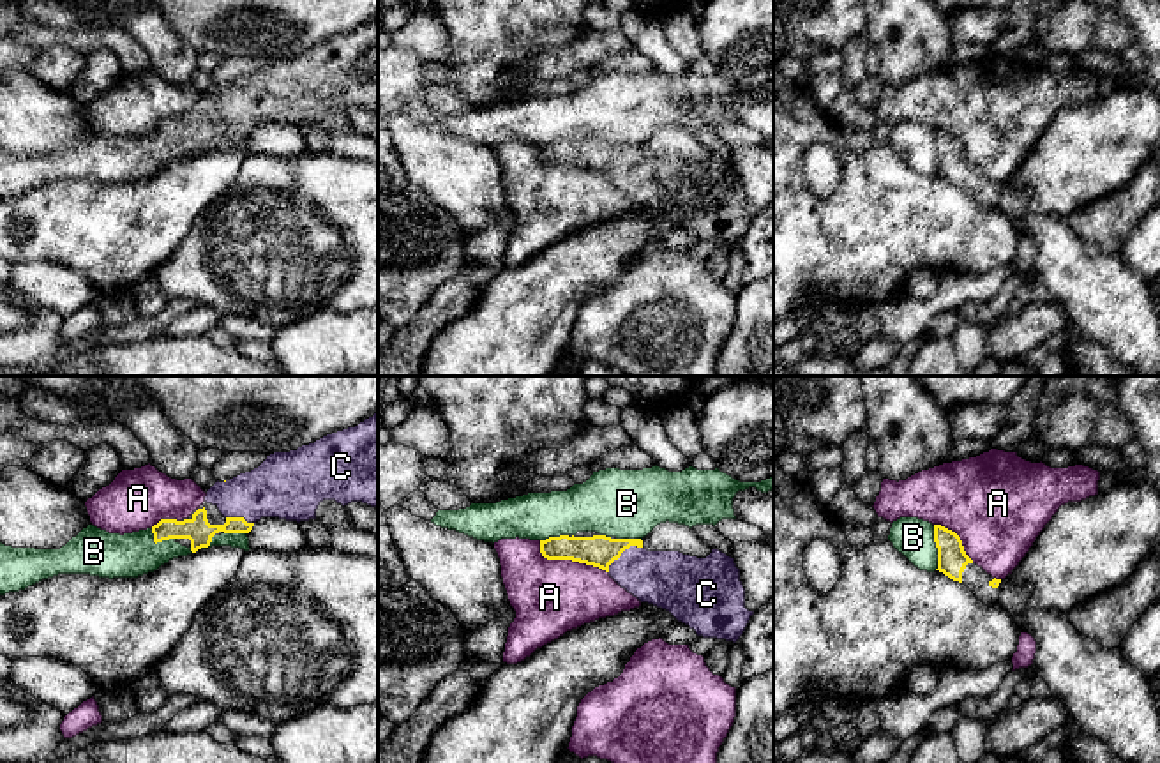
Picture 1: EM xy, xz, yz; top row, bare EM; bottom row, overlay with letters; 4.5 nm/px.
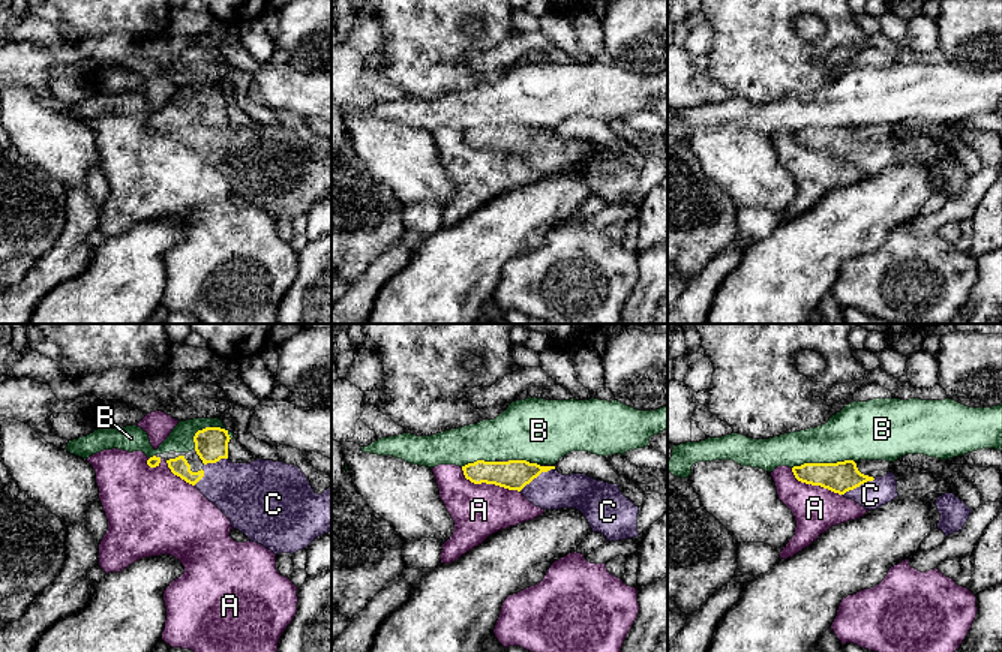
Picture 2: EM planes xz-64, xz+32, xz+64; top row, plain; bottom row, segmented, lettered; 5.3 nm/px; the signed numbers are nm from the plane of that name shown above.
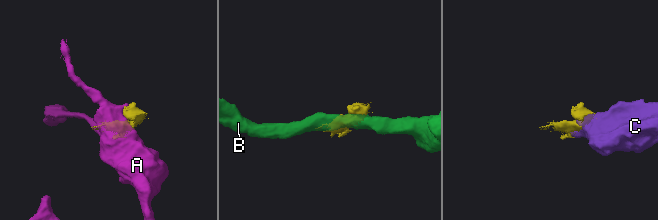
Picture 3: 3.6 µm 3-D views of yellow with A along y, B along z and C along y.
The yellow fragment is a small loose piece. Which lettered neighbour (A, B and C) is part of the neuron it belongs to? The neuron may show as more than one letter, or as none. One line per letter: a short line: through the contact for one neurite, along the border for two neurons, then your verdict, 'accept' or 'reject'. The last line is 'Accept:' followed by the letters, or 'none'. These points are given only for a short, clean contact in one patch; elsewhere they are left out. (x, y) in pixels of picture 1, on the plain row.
A: reject
B: reject
C: accept
Accept: C

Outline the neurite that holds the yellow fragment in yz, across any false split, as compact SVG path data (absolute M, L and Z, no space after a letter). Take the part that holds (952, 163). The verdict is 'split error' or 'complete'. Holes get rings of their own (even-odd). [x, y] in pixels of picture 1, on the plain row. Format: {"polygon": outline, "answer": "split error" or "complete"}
{"polygon": "M934 129L934 147L938 152L938 173L953 185L964 187L973 200L985 210L994 210L999 205L1001 184L992 182L978 171L964 155L960 141Z", "answer": "split error"}

